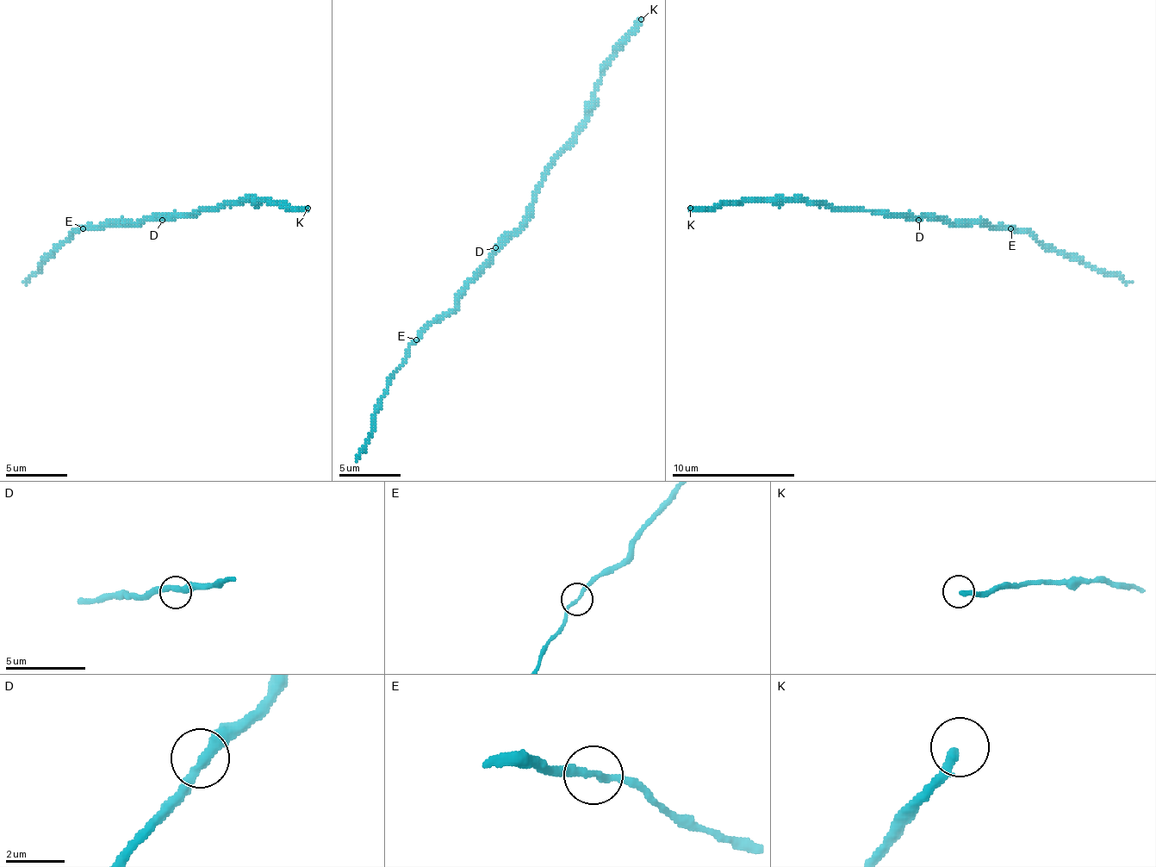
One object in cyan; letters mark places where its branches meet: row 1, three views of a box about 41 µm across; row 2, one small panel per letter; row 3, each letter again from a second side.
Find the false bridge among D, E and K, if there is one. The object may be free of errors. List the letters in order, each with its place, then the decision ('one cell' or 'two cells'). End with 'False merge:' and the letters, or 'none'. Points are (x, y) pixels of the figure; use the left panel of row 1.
D: at (162, 220); one cell
E: at (83, 228); two cells
K: at (307, 208); one cell
False merge: E

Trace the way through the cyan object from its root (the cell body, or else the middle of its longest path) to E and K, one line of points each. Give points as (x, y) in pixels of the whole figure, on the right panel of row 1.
E: (918, 217), (947, 217), (953, 223), (990, 223), (1011, 229)
K: (918, 217), (894, 217), (873, 210), (835, 210), (807, 202), (721, 202), (711, 208), (690, 208)

